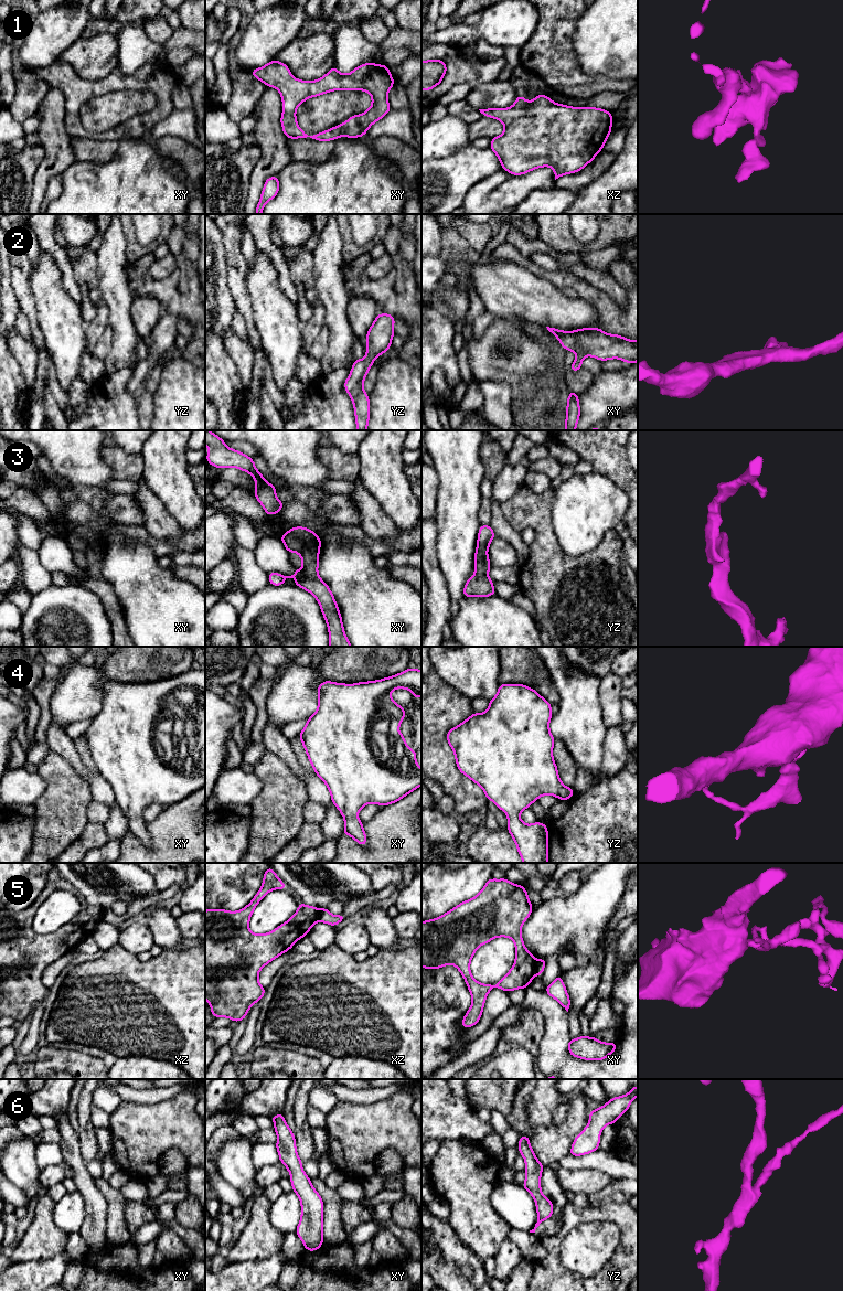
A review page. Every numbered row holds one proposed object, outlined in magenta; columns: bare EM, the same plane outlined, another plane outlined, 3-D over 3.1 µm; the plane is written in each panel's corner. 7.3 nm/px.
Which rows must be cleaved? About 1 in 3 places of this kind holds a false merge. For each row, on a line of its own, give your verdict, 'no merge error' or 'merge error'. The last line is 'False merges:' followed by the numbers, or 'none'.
1: no merge error
2: no merge error
3: no merge error
4: no merge error
5: merge error
6: no merge error
False merges: 5

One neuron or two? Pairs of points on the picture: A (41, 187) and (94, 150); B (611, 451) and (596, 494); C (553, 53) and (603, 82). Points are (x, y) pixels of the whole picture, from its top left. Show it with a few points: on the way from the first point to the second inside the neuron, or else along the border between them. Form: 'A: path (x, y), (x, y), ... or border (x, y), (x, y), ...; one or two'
A: border (70, 138), (73, 155), (76, 159); two
B: border (593, 470), (606, 476), (623, 490); two
C: path (565, 65), (582, 82), (590, 82); one

